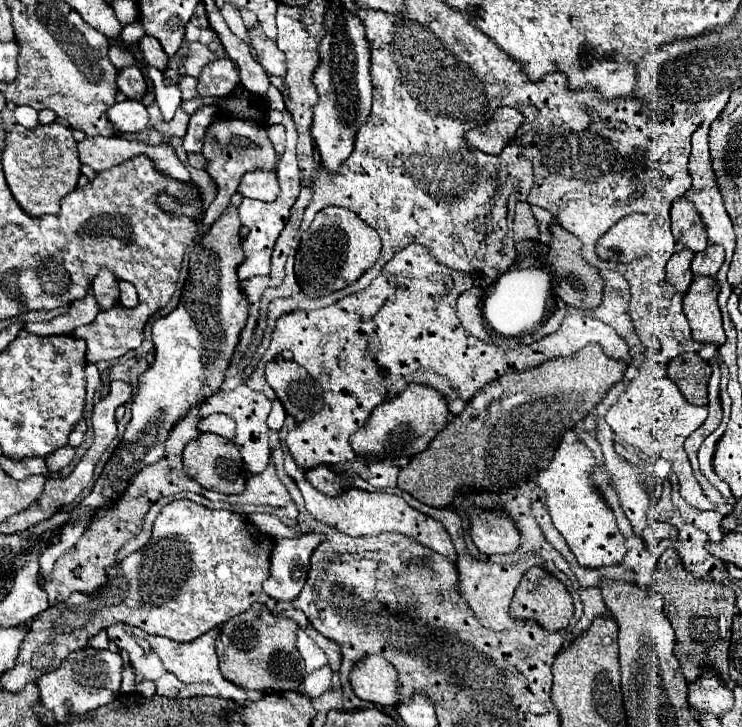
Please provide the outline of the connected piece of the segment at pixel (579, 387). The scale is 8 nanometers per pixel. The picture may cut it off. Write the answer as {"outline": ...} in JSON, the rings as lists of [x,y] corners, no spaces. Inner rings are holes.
{"outline":[[[588,344],[568,358],[546,360],[534,368],[496,378],[480,392],[476,392],[476,396],[472,396],[462,414],[454,416],[454,420],[446,424],[446,428],[428,444],[424,452],[416,454],[408,466],[400,468],[398,488],[428,506],[446,508],[462,486],[498,490],[524,484],[540,468],[546,468],[546,462],[554,456],[554,450],[562,442],[564,434],[596,408],[604,394],[624,378],[626,368],[628,366],[624,362],[606,356],[600,344]]]}

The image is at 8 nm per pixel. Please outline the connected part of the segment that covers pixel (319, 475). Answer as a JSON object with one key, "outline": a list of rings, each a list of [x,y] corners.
{"outline":[[[316,466],[316,468],[310,468],[304,472],[308,482],[318,488],[320,492],[328,494],[328,496],[338,496],[340,492],[346,490],[346,484],[338,478],[336,472],[332,472],[332,468],[328,466]]]}

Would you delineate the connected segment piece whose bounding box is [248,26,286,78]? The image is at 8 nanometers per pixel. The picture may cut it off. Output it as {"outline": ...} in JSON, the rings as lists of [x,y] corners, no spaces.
{"outline":[[[254,26],[248,30],[250,34],[250,42],[252,42],[252,48],[258,56],[258,62],[264,66],[264,70],[272,76],[278,76],[278,78],[284,78],[284,72],[286,72],[286,64],[284,64],[284,54],[278,50],[278,46],[262,32],[260,26]]]}

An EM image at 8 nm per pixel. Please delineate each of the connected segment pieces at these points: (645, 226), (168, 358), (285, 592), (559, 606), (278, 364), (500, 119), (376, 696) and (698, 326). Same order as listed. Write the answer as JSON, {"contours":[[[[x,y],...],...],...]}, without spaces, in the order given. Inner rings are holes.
{"contours":[[[[630,214],[612,226],[600,240],[596,254],[610,262],[632,262],[648,252],[652,224],[646,214]]],[[[239,192],[232,196],[230,208],[222,212],[222,216],[210,226],[208,234],[200,240],[202,250],[196,250],[198,256],[190,256],[188,280],[182,288],[180,304],[168,316],[152,324],[156,360],[140,376],[138,394],[132,402],[132,420],[126,426],[124,440],[106,462],[94,490],[84,498],[80,508],[90,506],[96,512],[102,512],[110,502],[118,500],[136,472],[164,456],[164,442],[176,422],[184,418],[192,406],[198,406],[210,394],[220,390],[250,308],[236,274],[246,258],[240,236],[242,224],[238,218],[242,198],[244,196]]],[[[314,532],[294,540],[274,540],[270,558],[270,578],[264,582],[264,592],[278,602],[296,600],[308,578],[310,556],[324,540],[324,534]]],[[[536,566],[524,574],[524,578],[512,598],[508,614],[514,620],[534,620],[546,632],[556,632],[556,630],[562,630],[568,626],[568,620],[574,614],[574,604],[572,604],[572,596],[568,594],[566,586],[560,580],[556,580],[552,574],[548,574],[544,568]]],[[[276,358],[266,364],[266,382],[276,392],[278,400],[294,420],[308,420],[324,406],[324,394],[314,380],[294,360]]],[[[498,108],[494,118],[466,134],[470,146],[486,154],[500,154],[504,146],[514,138],[516,130],[522,126],[524,116],[514,108]]],[[[364,656],[356,660],[350,670],[350,684],[358,698],[378,706],[396,706],[400,694],[396,692],[396,670],[380,656]]],[[[694,276],[686,296],[684,314],[690,322],[692,336],[698,342],[712,342],[722,346],[726,340],[722,328],[722,314],[716,302],[720,286],[714,276]]]]}

